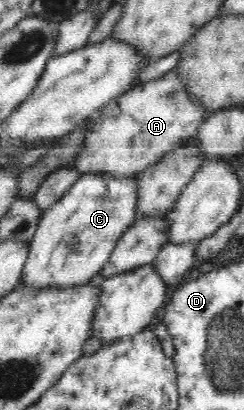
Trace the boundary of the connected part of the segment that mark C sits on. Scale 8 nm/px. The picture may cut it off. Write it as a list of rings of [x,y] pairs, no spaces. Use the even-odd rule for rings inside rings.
[[[84,175],[62,197],[61,201],[46,211],[37,230],[28,243],[26,265],[23,267],[19,285],[23,285],[29,291],[64,291],[64,289],[78,289],[86,287],[94,281],[94,277],[100,276],[106,262],[117,245],[122,234],[129,229],[136,220],[135,192],[138,191],[139,177],[134,179],[114,179],[114,177],[101,177],[101,175]]]

